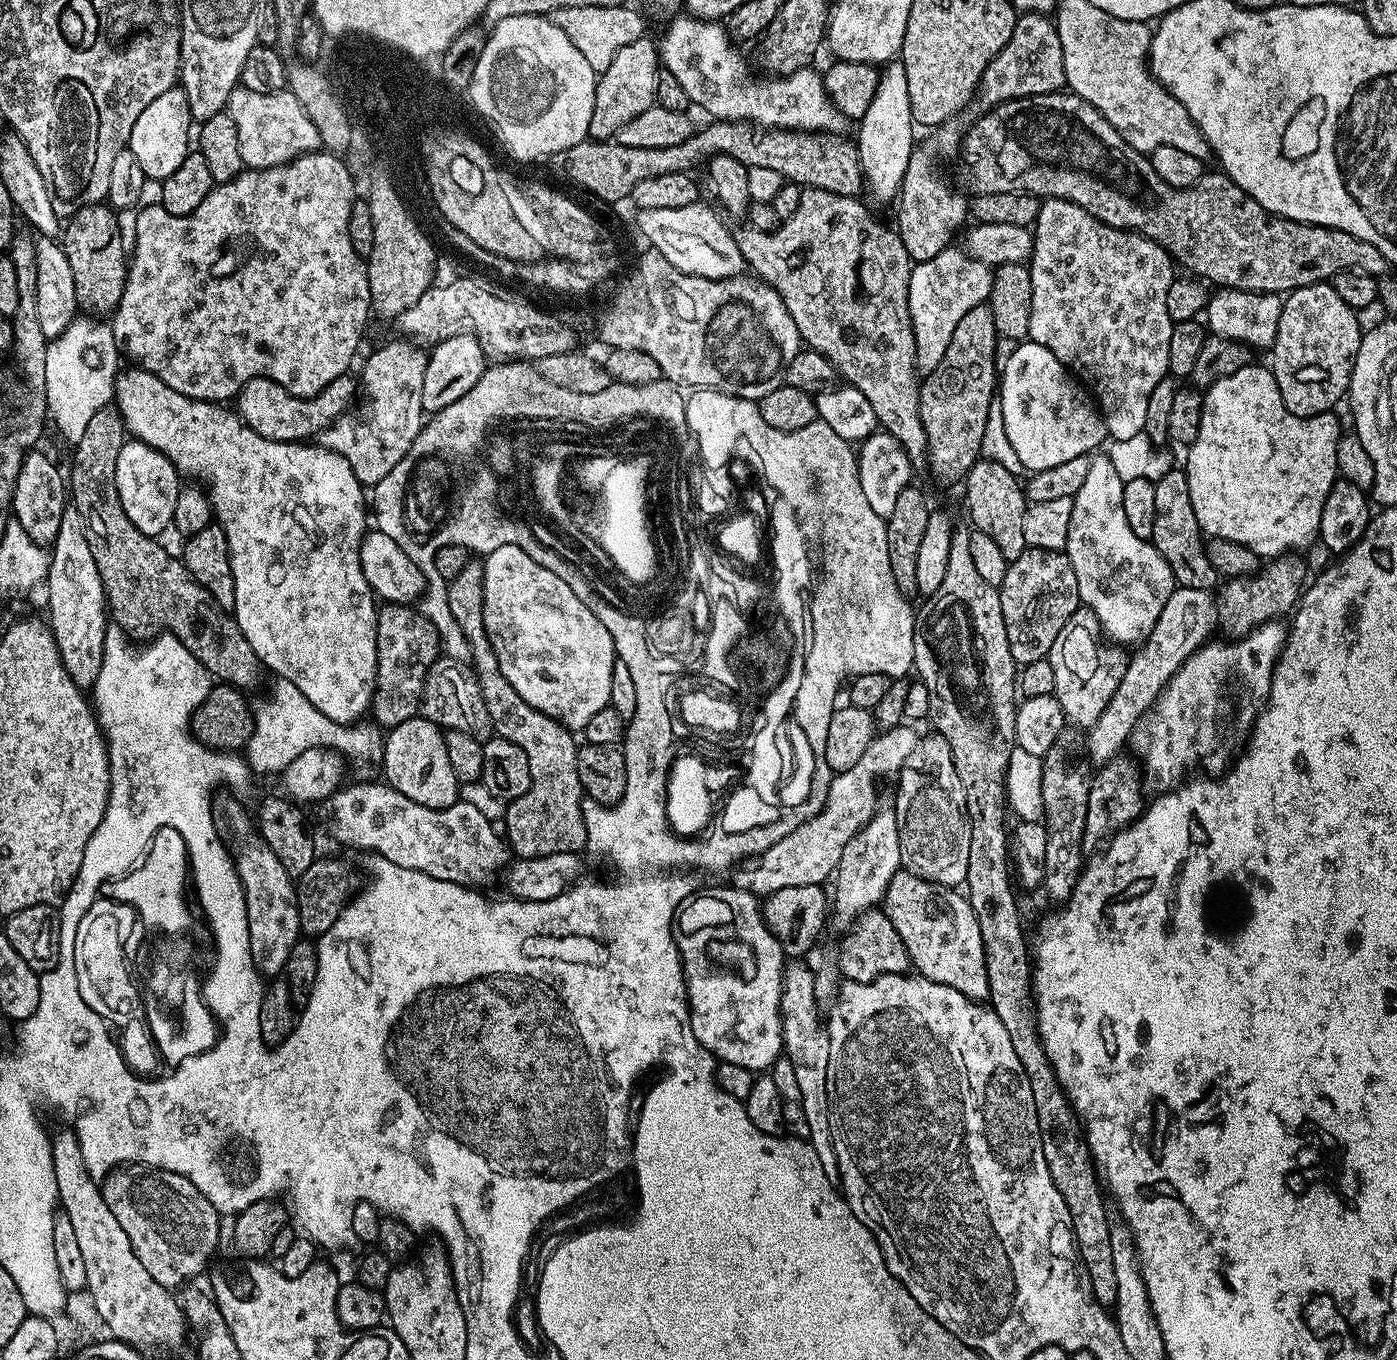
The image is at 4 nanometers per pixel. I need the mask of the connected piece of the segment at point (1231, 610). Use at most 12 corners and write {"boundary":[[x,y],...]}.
{"boundary":[[1300,554],[1269,559],[1218,592],[1218,628],[1247,637],[1295,609]]}

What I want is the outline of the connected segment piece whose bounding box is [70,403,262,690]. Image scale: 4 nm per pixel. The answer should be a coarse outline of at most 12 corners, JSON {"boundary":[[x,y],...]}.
{"boundary":[[115,403],[74,441],[70,502],[133,642],[200,636],[217,681],[262,665],[229,609],[118,498]]}

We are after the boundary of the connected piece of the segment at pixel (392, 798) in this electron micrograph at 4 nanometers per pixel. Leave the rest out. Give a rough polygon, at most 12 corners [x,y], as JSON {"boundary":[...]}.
{"boundary":[[387,782],[323,802],[338,843],[481,886],[509,863],[474,806],[418,806]]}

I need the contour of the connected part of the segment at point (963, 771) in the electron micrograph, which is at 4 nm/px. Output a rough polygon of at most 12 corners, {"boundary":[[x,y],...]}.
{"boundary":[[957,527],[914,672],[966,790],[966,895],[988,998],[1030,1078],[1042,1154],[1099,1304],[1108,1208],[1036,1029],[1008,881],[1018,665]]}

